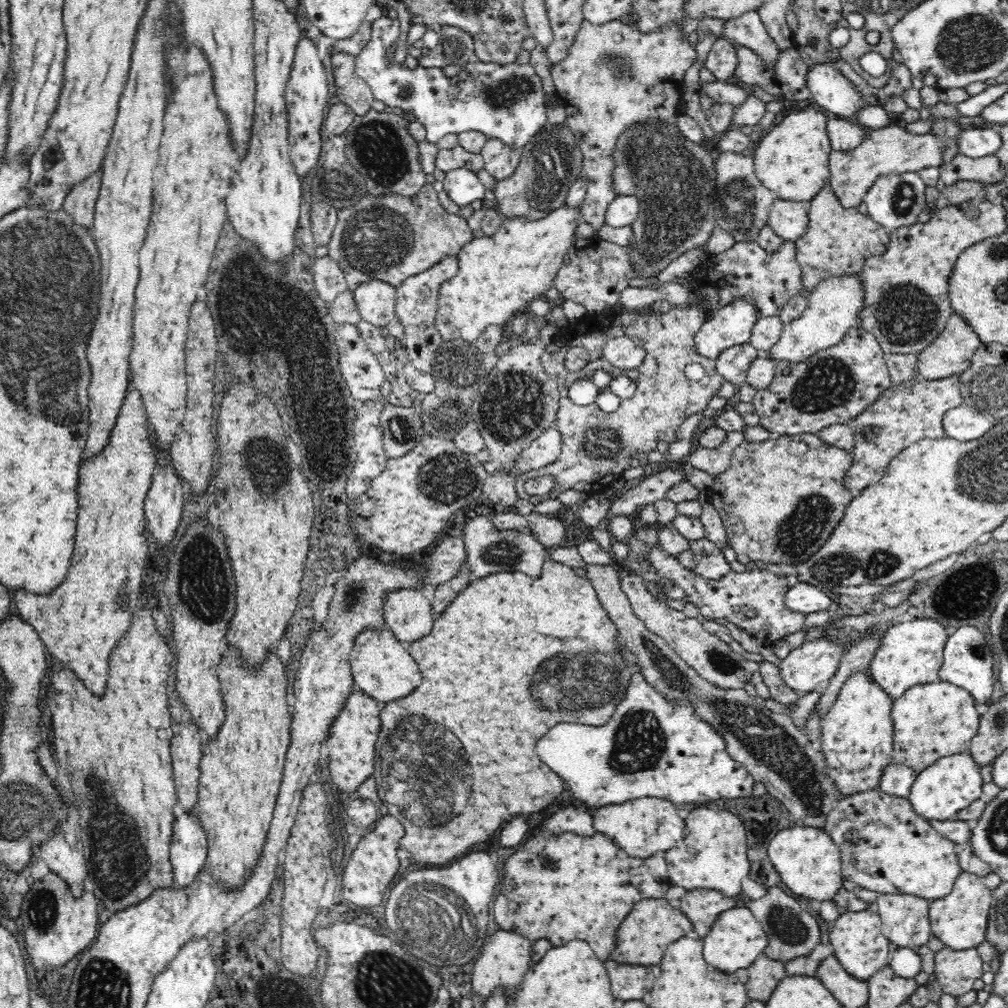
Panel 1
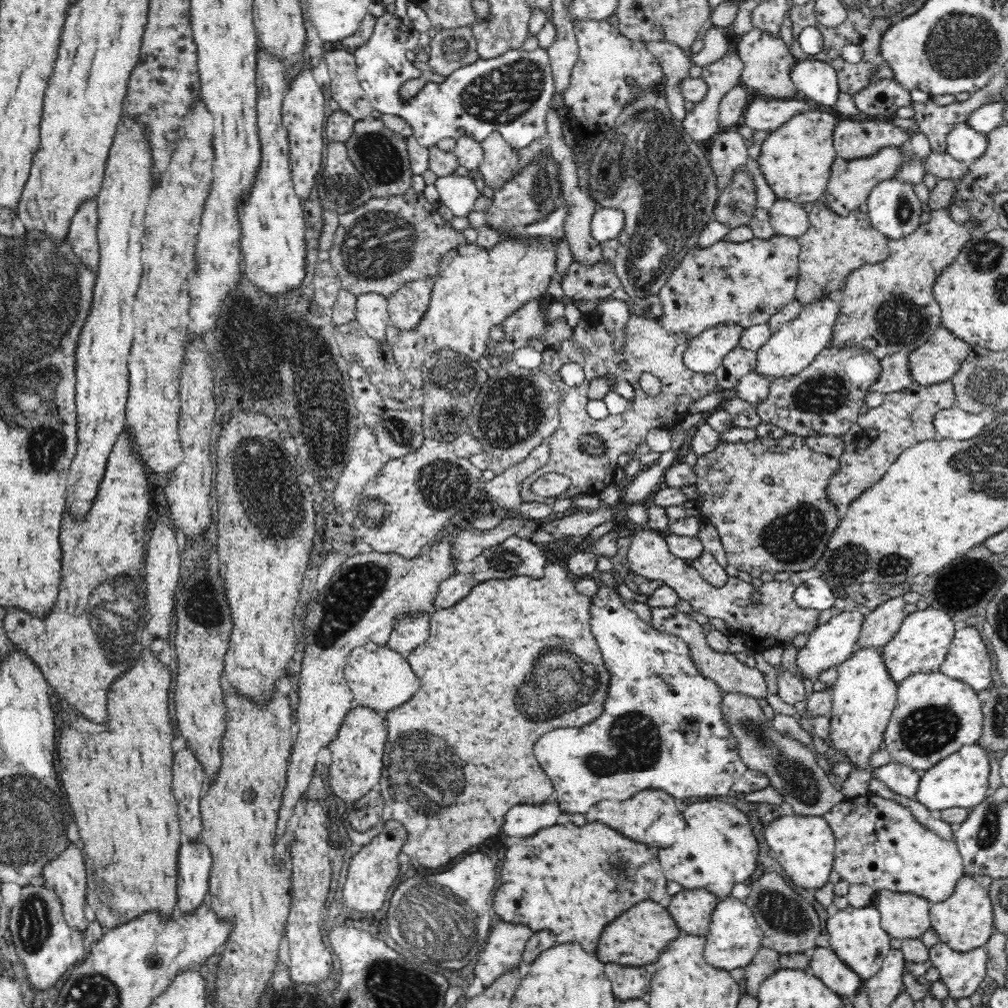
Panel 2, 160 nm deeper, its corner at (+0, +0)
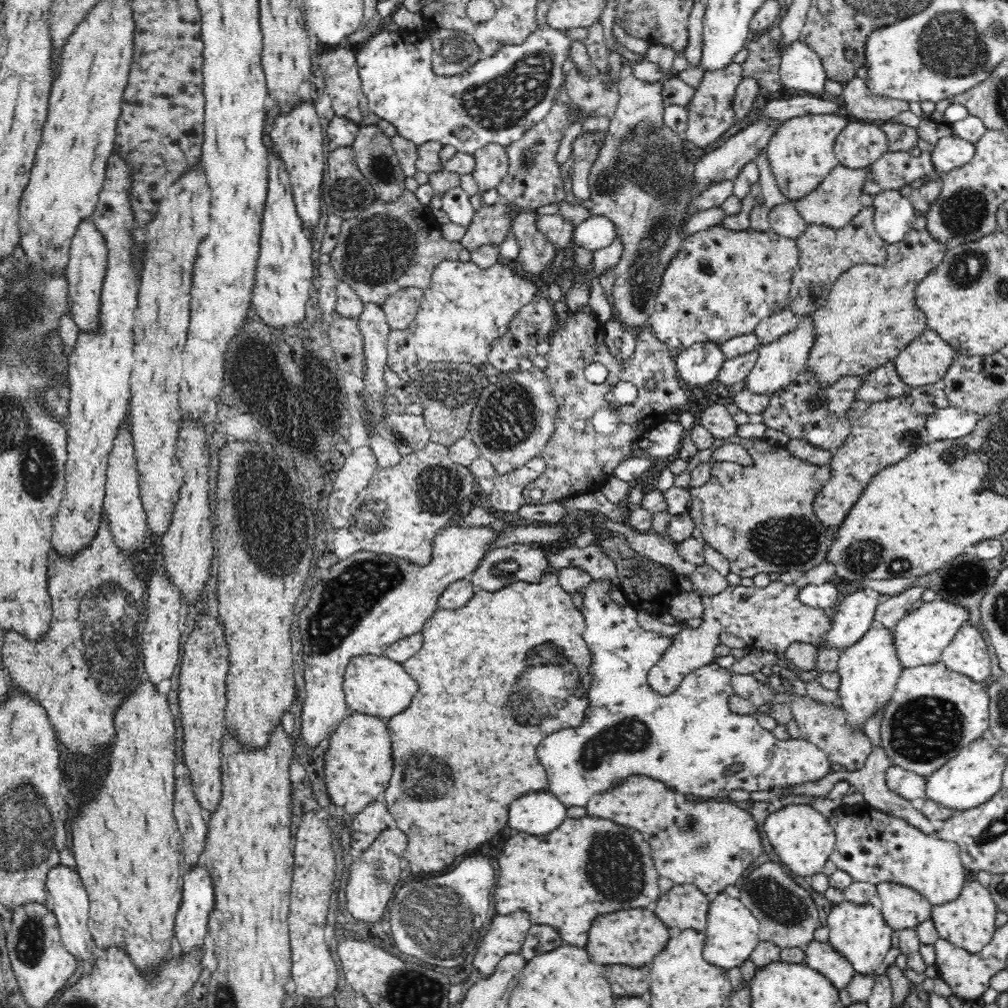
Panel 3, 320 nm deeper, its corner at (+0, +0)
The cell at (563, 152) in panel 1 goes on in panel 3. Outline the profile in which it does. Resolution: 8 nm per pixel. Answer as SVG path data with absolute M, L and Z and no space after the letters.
M499 199L493 206L483 205L475 212L461 244L469 252L484 244L500 245L511 232L517 210Z

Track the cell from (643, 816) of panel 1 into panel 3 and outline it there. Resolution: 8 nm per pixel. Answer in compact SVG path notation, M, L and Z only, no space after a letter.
M630 777L623 785L616 786L616 789L608 789L608 792L594 794L585 809L592 817L610 820L614 824L642 832L643 835L650 838L664 832L674 822L674 814L677 812L674 793L668 786L657 780L650 780L646 777Z

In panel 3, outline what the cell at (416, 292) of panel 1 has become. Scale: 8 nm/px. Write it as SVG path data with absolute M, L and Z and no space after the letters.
M406 287L392 294L383 304L391 330L404 330L415 320L424 298L420 287Z

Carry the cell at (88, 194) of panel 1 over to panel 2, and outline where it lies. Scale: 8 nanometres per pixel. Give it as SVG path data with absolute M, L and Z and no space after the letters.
M97 197L84 199L76 208L76 214L70 218L67 236L76 253L84 259L84 263L95 271L99 257L98 223Z

